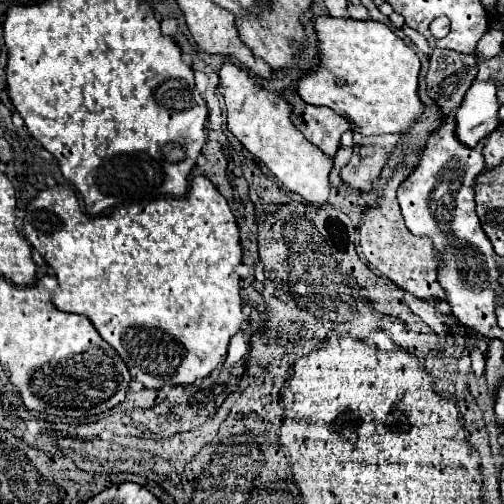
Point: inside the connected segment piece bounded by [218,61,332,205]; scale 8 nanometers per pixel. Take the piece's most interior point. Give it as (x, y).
(261, 120)

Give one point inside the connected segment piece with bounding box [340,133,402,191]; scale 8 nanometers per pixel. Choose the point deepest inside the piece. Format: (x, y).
(370, 153)

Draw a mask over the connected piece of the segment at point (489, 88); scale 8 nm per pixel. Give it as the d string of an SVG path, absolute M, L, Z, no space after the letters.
M476 79L468 89L468 95L464 95L462 105L454 111L458 141L466 147L476 147L482 137L490 135L500 125L498 109L500 103L494 79Z

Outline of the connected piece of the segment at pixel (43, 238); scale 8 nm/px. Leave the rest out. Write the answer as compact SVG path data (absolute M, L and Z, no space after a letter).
M198 175L190 181L190 189L184 197L160 197L160 199L154 199L152 203L144 203L144 205L118 207L118 209L112 209L110 213L98 215L98 217L88 217L86 213L80 211L80 203L78 203L70 185L56 185L56 187L40 191L28 203L26 217L24 217L24 223L22 223L22 231L24 231L24 237L32 243L32 247L44 257L44 261L56 273L58 289L52 297L52 303L60 311L80 313L80 315L88 317L92 321L92 325L96 327L96 331L100 333L100 337L108 345L112 345L116 349L116 353L122 357L122 361L126 363L126 367L130 371L130 377L134 381L140 381L148 389L162 389L164 385L190 385L196 379L202 379L202 377L210 375L210 371L214 371L218 365L224 363L228 341L240 331L242 323L246 321L246 317L242 313L240 277L234 271L240 265L240 259L242 259L240 233L238 233L238 227L236 227L236 219L234 219L234 215L232 215L232 211L226 203L226 199L202 175Z

